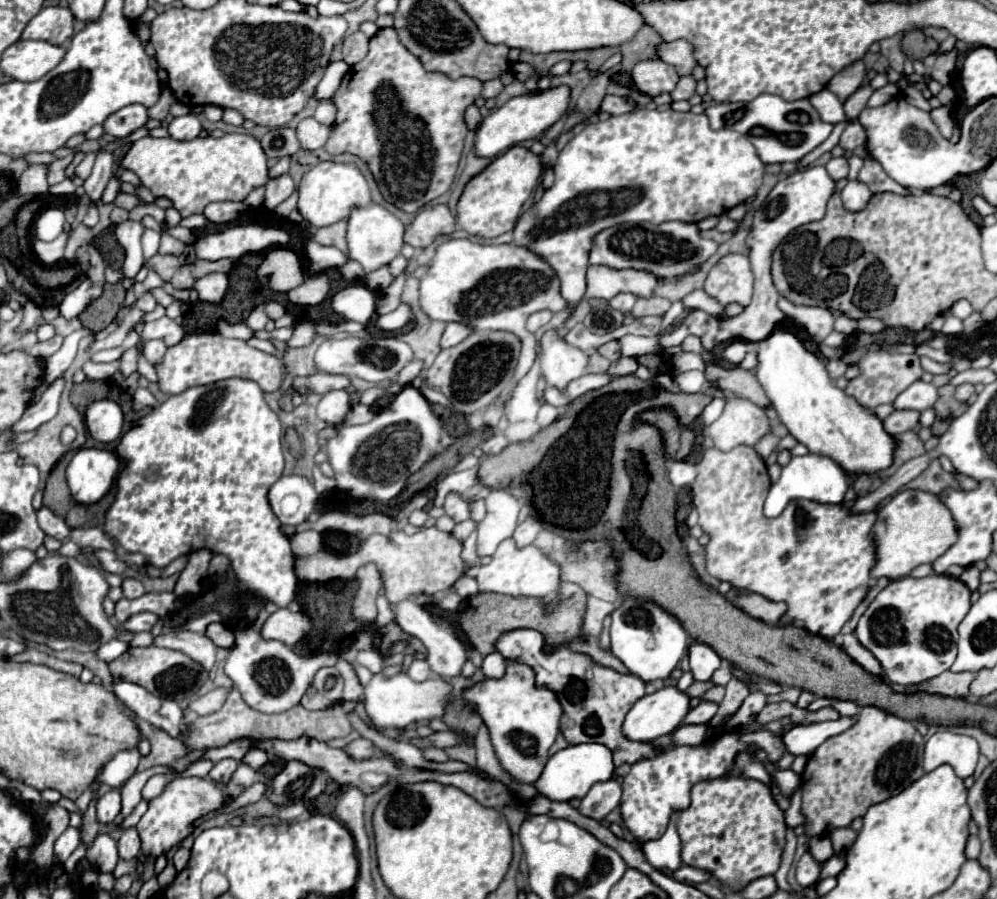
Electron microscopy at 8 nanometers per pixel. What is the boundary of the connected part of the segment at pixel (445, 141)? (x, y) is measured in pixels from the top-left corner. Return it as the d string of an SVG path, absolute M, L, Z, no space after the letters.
M393 27L379 29L369 41L367 57L345 73L341 87L333 95L337 117L331 125L331 137L325 149L333 155L351 153L363 159L373 173L385 201L393 203L405 213L415 213L451 187L467 135L463 113L475 103L475 99L481 97L481 89L483 83L479 79L449 79L441 73L425 71L421 61L409 53L405 45L401 45Z

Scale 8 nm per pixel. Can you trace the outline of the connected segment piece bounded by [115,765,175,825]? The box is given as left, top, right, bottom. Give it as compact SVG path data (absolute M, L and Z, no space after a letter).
M157 765L157 767L151 767L151 769L147 769L147 771L135 773L135 775L123 785L123 789L121 789L121 811L119 811L119 815L115 817L115 825L121 825L121 823L133 813L133 809L135 809L137 803L141 801L141 787L145 785L145 781L147 781L149 777L157 775L157 773L165 773L165 769L167 769L167 771L175 771L171 765L167 765L167 767Z

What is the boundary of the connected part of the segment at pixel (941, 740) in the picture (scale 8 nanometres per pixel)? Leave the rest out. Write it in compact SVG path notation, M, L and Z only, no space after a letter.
M939 731L925 743L925 769L933 771L935 767L949 763L955 773L965 779L973 775L979 757L977 741L965 735L955 735L949 731Z

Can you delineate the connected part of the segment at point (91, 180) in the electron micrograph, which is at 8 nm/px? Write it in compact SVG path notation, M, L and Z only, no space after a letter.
M99 151L95 159L95 167L91 175L85 179L85 189L89 189L89 195L101 197L111 175L113 175L113 155L107 151Z

